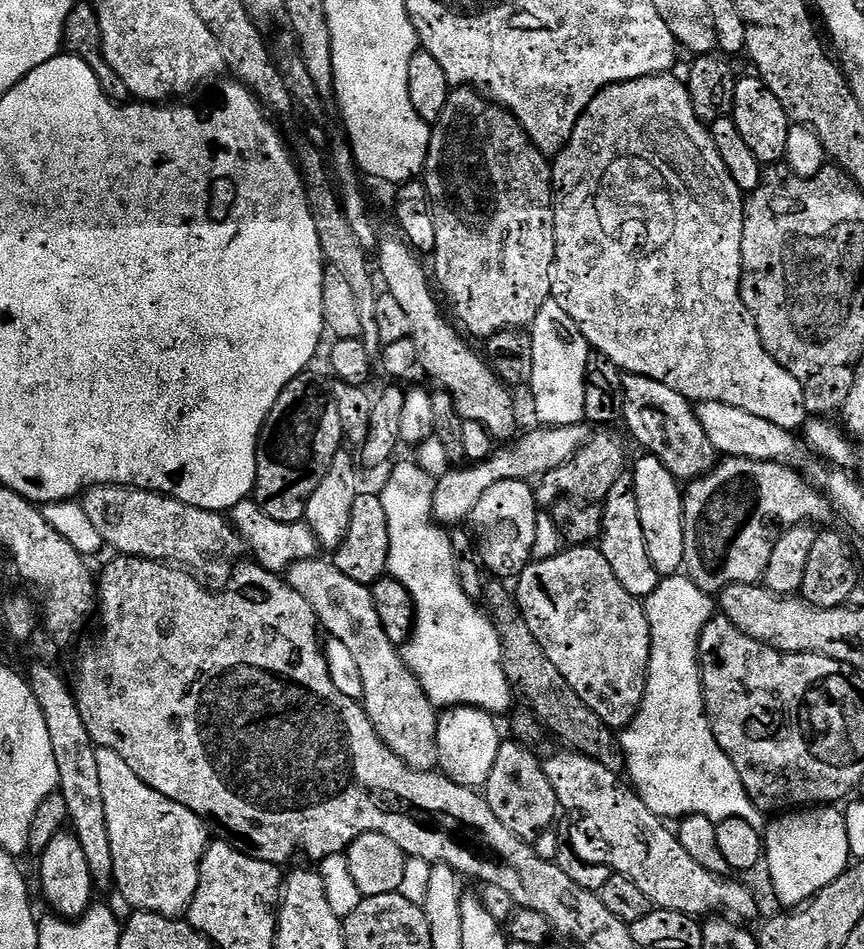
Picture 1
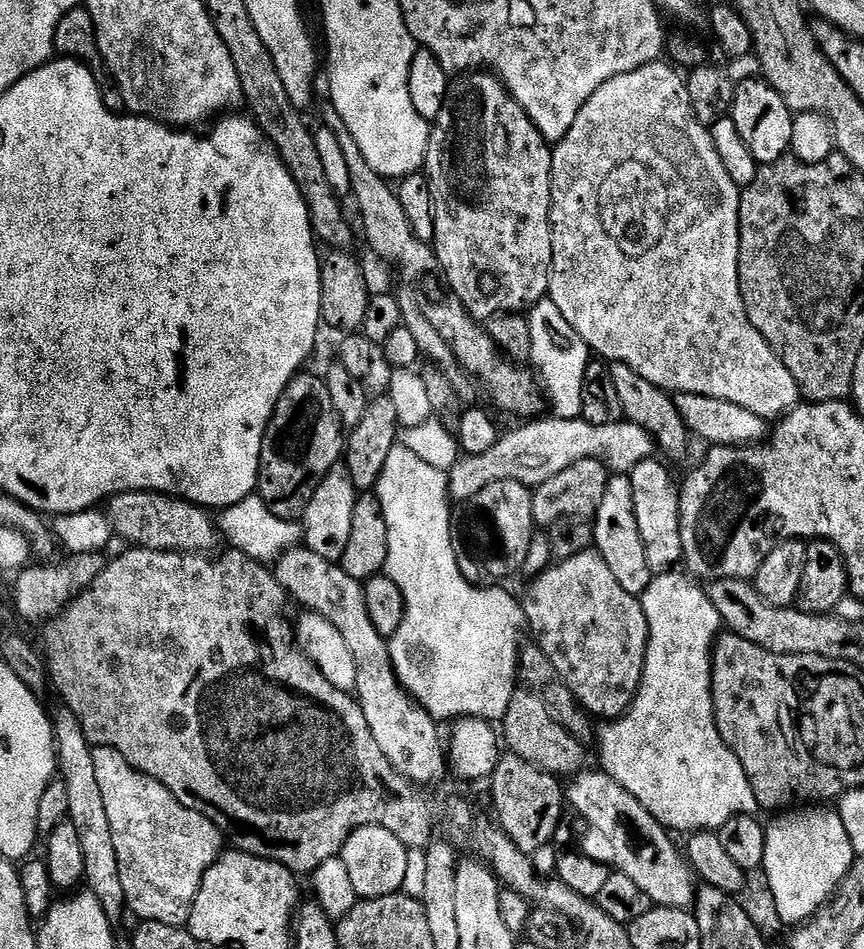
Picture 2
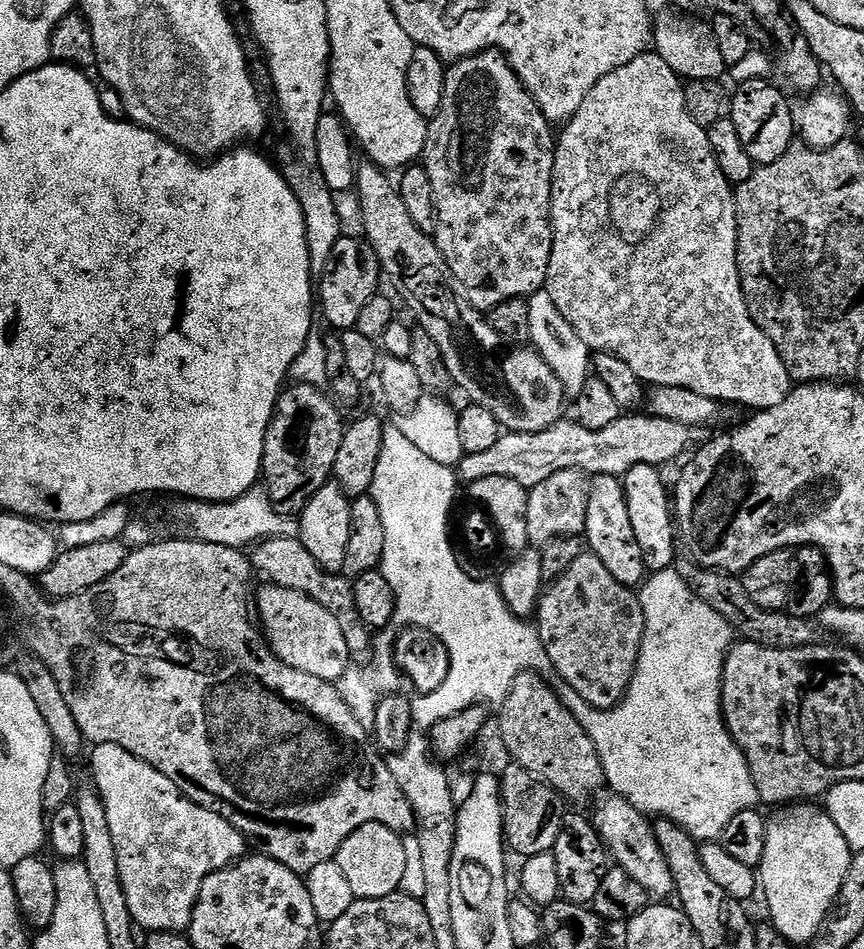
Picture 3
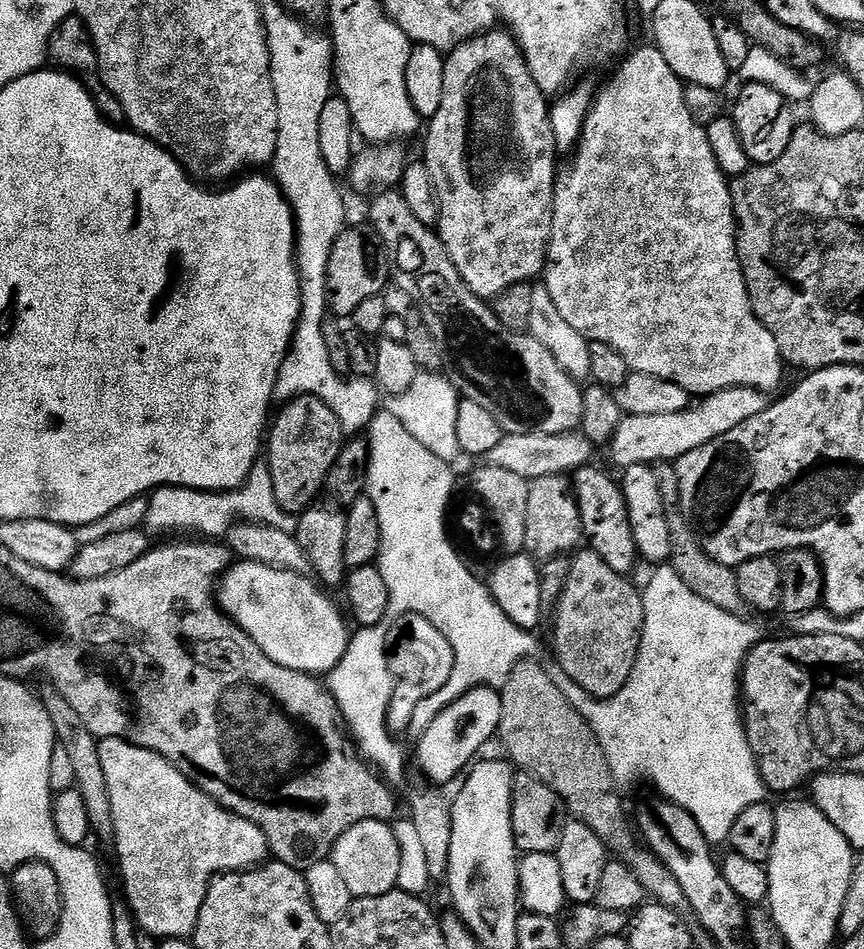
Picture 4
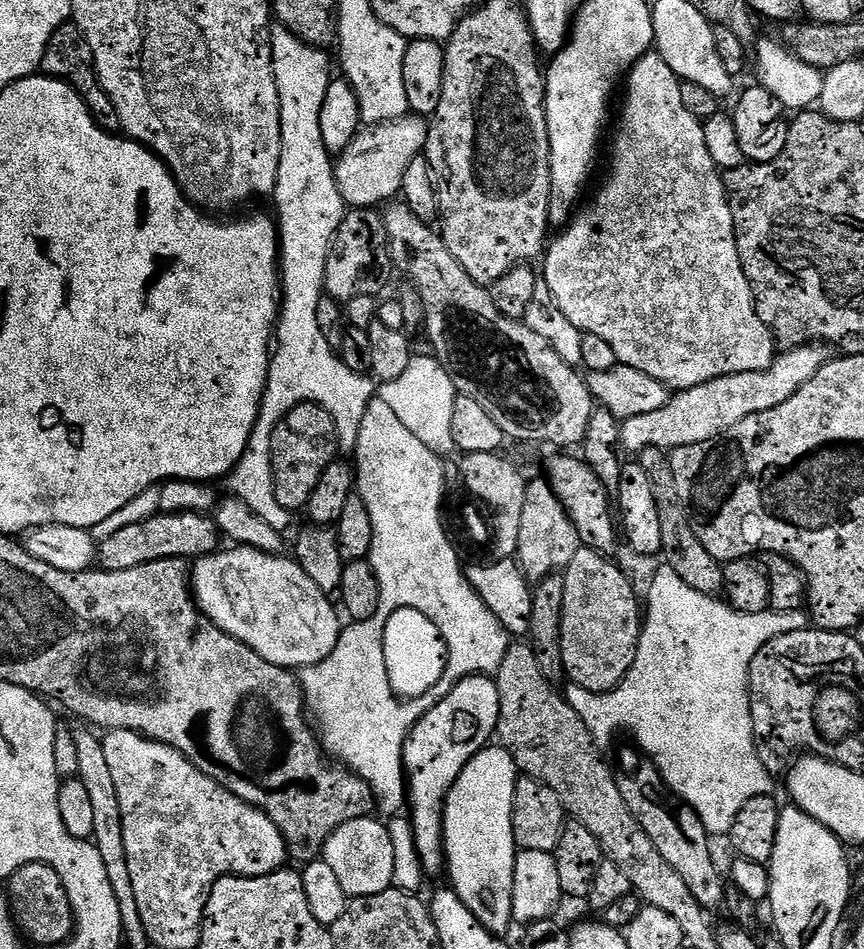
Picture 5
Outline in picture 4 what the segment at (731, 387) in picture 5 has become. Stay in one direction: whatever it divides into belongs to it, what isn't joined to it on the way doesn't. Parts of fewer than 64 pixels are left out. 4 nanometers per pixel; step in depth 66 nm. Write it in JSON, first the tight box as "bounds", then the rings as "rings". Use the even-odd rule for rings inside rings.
{"bounds":[610,388,769,470],"rings":[[[727,388],[697,399],[678,414],[625,416],[610,441],[612,460],[620,470],[635,464],[655,466],[661,462],[675,462],[682,458],[682,454],[690,454],[690,450],[698,450],[698,446],[722,438],[734,430],[734,426],[742,426],[742,422],[754,418],[754,414],[762,414],[769,403],[769,397],[756,388]]]}

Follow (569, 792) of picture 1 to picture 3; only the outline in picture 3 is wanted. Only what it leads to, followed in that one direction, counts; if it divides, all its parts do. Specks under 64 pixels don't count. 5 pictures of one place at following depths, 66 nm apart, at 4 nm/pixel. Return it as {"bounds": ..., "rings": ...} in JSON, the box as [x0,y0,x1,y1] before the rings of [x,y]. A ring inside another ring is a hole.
{"bounds":[590,790,676,897],"rings":[[[611,790],[597,795],[595,804],[596,809],[590,812],[590,819],[596,825],[600,837],[604,839],[611,859],[619,868],[626,870],[626,874],[630,874],[630,878],[637,880],[653,897],[671,897],[676,887],[676,879],[672,877],[672,868],[656,837],[653,821],[645,813],[630,806],[626,798],[617,796]]]}

